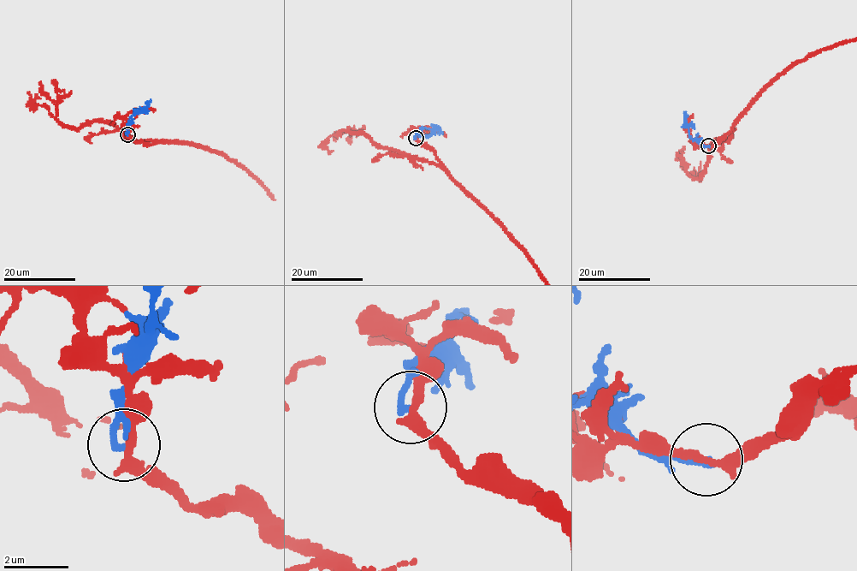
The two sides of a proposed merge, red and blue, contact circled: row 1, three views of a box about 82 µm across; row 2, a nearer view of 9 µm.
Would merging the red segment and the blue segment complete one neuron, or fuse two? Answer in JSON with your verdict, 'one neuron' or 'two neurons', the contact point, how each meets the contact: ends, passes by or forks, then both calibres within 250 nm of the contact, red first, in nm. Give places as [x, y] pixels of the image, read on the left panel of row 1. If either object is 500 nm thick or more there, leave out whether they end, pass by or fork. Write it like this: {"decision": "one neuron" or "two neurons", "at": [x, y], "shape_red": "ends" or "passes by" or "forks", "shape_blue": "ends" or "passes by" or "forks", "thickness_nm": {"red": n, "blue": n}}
{"decision": "two neurons", "at": [127, 134], "shape_red": "passes by", "shape_blue": "ends", "thickness_nm": {"red": 300, "blue": 180}}

